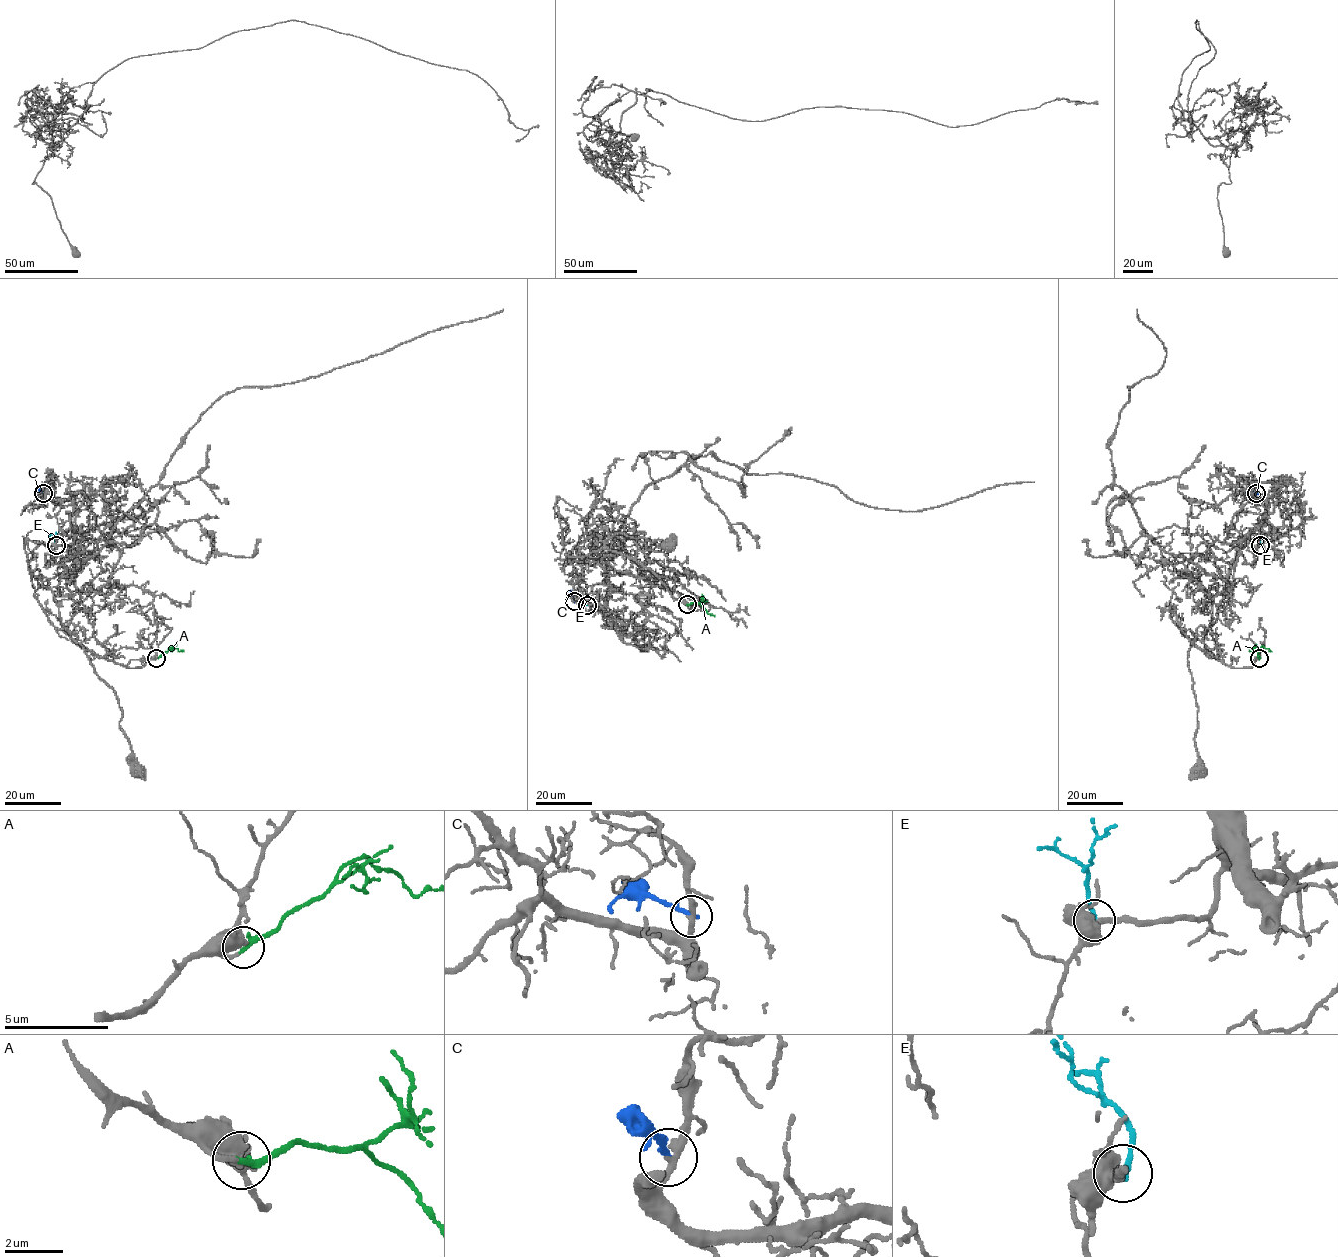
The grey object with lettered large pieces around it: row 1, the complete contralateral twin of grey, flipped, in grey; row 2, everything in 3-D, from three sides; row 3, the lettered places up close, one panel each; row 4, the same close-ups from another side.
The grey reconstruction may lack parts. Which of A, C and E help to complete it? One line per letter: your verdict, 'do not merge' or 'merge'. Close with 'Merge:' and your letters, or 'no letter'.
A: merge
C: do not merge
E: do not merge
Merge: A

